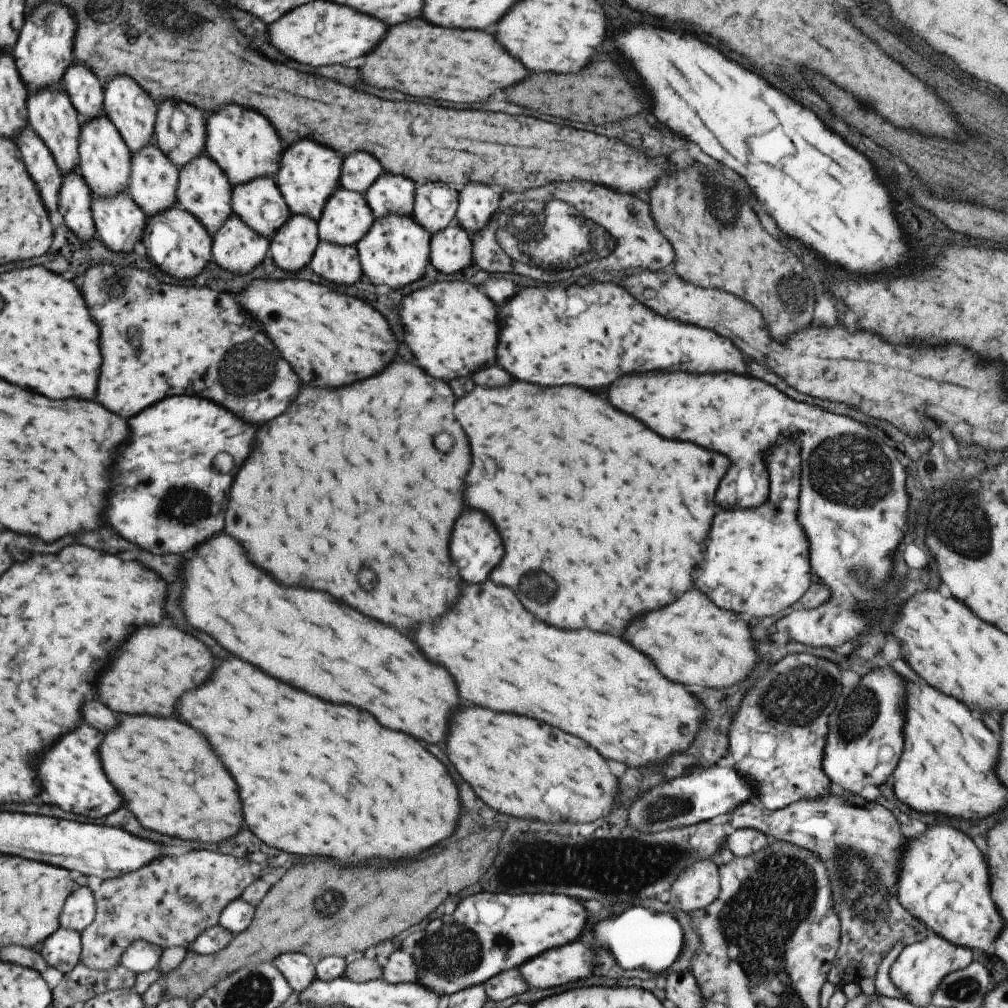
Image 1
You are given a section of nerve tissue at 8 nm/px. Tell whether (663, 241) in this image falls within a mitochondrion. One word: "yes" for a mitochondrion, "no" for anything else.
no

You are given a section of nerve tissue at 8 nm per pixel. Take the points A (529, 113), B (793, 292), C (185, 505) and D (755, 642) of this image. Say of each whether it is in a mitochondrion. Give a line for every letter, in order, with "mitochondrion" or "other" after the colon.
A: other
B: mitochondrion
C: mitochondrion
D: other

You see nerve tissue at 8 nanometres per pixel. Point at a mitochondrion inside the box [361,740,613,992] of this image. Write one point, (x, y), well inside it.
(452, 949)

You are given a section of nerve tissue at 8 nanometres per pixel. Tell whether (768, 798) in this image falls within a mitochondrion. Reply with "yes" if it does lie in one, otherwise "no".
no

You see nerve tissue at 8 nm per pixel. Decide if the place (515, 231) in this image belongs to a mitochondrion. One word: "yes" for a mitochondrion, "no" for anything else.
yes

